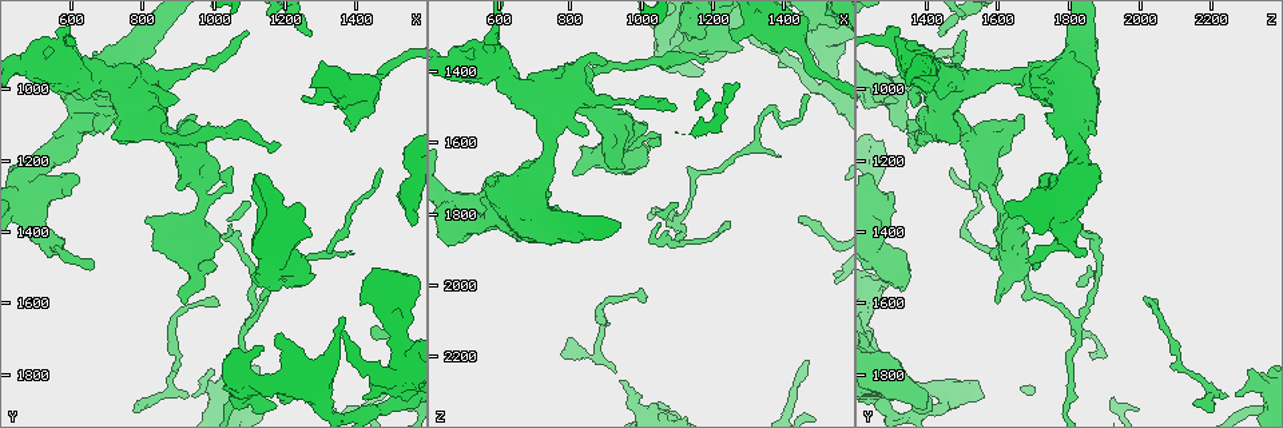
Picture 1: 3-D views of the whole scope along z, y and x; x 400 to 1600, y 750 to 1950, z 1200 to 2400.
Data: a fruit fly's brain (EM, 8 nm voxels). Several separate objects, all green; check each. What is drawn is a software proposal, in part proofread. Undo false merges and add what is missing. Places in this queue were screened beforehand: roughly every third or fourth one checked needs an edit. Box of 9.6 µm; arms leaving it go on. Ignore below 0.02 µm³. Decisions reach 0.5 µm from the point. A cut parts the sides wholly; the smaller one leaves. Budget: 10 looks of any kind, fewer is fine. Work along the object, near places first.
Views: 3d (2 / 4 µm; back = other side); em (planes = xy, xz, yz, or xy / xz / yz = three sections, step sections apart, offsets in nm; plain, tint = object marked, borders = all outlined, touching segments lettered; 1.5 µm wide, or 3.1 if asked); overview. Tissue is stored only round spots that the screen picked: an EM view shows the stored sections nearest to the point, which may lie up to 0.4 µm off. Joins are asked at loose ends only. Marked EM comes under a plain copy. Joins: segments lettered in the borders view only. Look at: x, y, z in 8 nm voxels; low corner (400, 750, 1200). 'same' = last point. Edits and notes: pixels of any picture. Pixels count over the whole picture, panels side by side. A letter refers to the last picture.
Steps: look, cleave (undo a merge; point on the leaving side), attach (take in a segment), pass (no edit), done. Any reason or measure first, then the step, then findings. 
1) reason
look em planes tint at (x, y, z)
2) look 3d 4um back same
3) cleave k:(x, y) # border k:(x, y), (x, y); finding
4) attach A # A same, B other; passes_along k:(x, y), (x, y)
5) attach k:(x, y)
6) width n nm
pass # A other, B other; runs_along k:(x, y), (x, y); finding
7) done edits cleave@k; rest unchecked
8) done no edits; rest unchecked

free end
look 3d 4um at (1050, 1390, 1840)

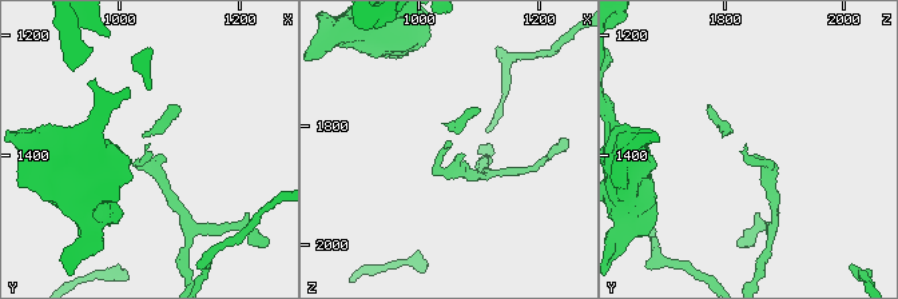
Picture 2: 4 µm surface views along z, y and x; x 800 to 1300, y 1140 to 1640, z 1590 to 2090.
look em yz step 8 tint at (1045, 1380, 1840)

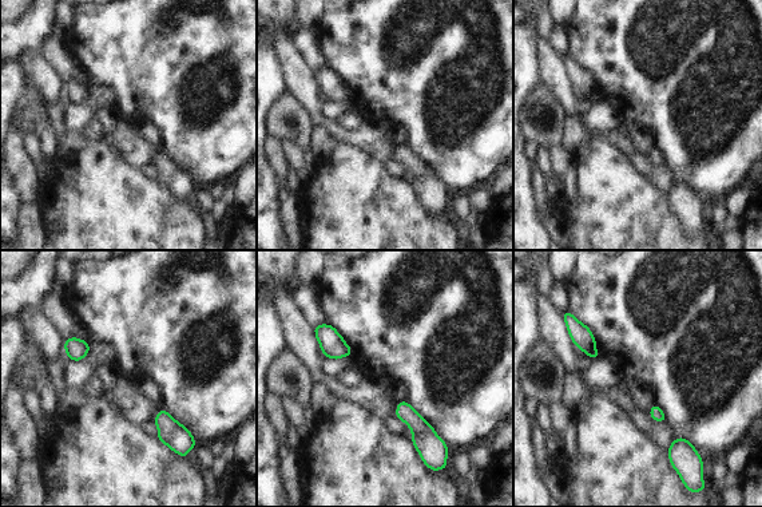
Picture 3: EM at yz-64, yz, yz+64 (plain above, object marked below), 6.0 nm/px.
look em planes borders same

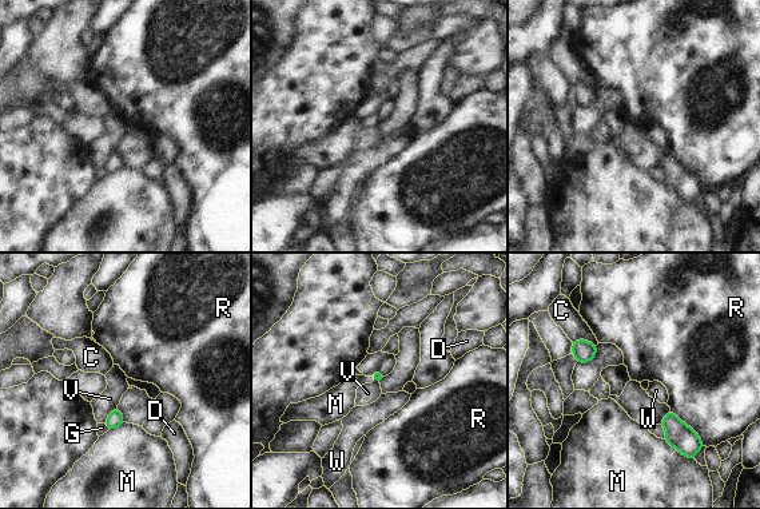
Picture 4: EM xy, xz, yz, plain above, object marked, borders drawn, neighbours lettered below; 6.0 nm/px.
pass # C other, D other, G other, M other, R other, V other, W other; border 4:(116, 406), (104, 424); none of them fits

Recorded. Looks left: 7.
an open end
look em planes borders at (970, 1110, 1570)

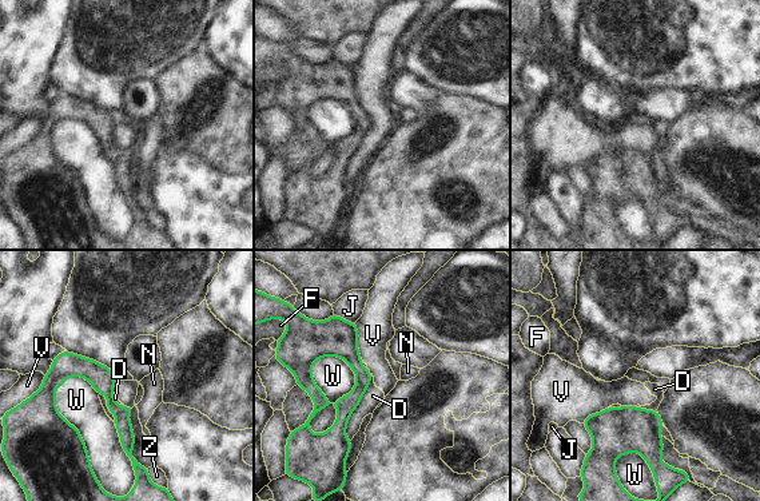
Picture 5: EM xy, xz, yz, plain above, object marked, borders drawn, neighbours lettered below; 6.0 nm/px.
pass # D other, F other, J other, N other, V other, W other, Z other; runs_along 5:(334, 318), (361, 372), (341, 422), (346, 448); none of them fits

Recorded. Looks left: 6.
stops while still wide
look em xz step 4 borders at (800, 1360, 1680)

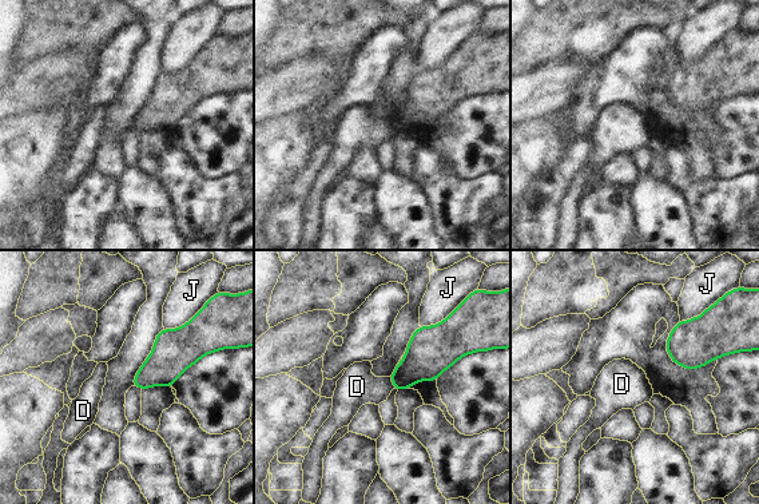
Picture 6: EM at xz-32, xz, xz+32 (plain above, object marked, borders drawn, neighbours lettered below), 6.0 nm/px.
pass # D other, J other; border 6:(389, 377), (394, 388); none of them fits

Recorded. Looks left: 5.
abrupt turn
look em yz step 4 tint at (1350, 1410, 1520)

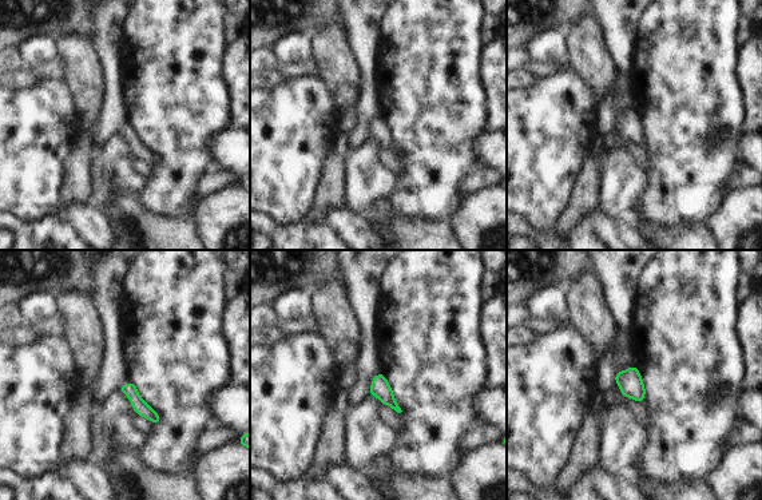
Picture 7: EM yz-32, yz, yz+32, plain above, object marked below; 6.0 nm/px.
look em planes borders same

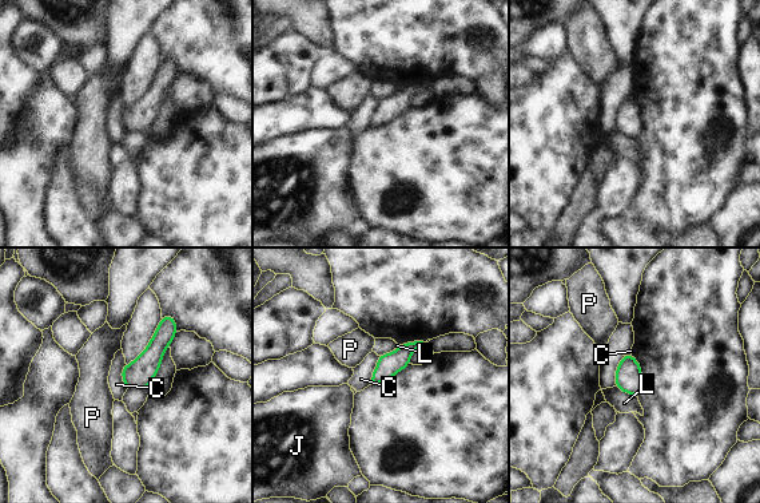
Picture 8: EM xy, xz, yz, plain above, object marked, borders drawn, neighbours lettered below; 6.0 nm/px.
pass # C other, J other, L other, P other; border 8:(380, 356), (369, 384); one cell here

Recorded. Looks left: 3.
done no edits; rest unchecked

